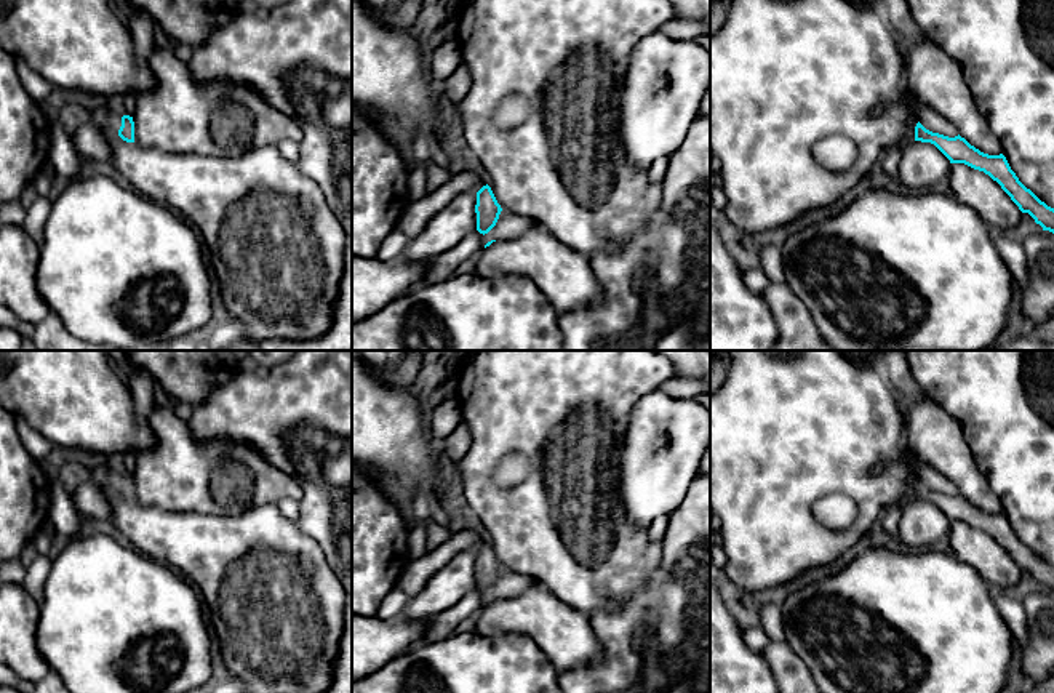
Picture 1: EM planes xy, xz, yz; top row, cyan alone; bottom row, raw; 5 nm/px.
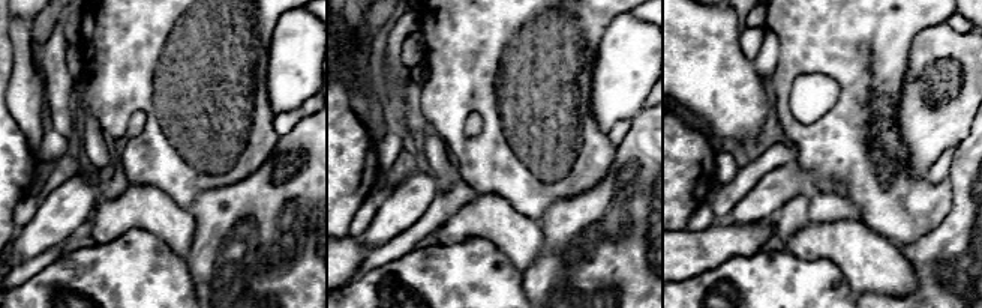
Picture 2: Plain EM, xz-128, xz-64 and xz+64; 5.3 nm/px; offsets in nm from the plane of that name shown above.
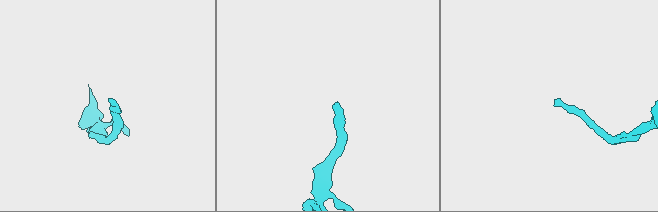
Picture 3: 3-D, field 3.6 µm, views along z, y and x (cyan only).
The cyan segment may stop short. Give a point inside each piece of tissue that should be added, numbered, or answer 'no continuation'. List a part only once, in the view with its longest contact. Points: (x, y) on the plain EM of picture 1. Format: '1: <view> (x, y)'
1: xy (114, 479)

